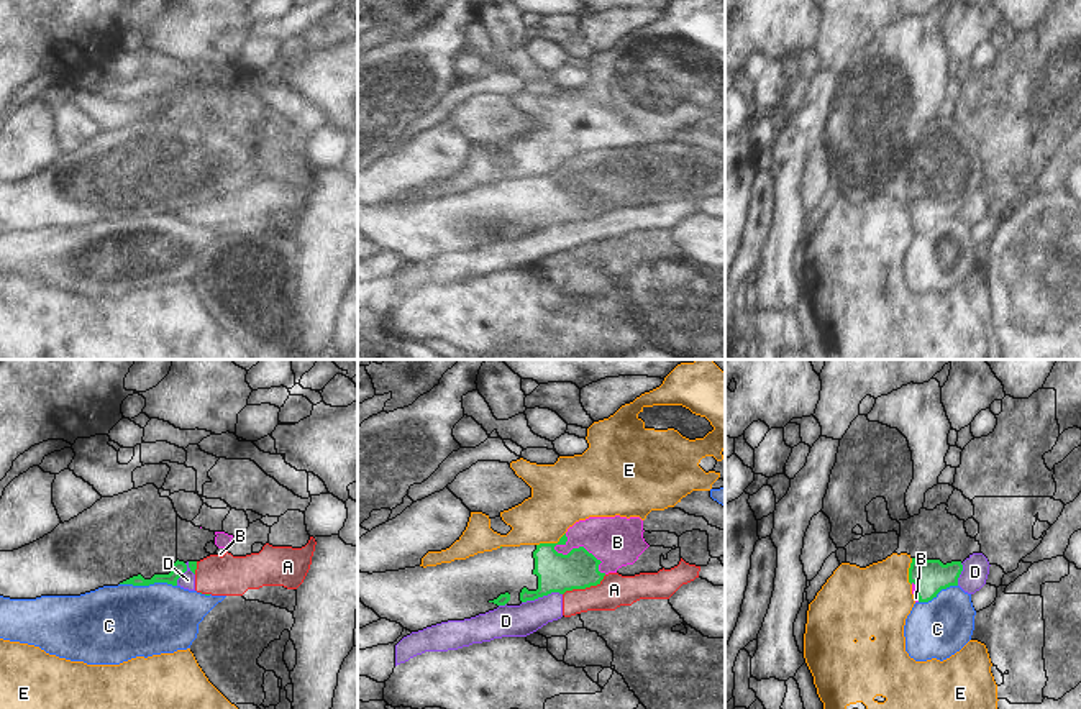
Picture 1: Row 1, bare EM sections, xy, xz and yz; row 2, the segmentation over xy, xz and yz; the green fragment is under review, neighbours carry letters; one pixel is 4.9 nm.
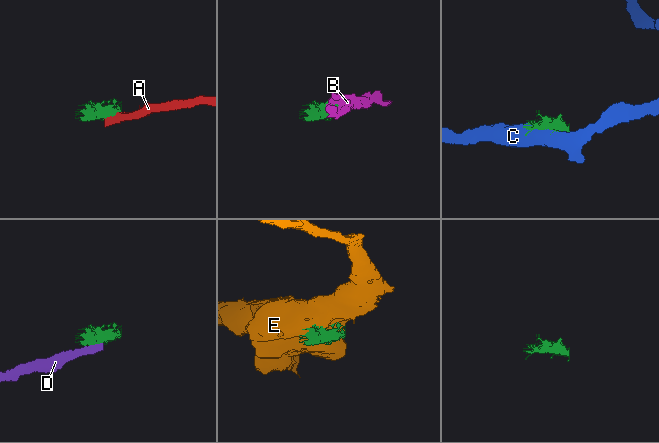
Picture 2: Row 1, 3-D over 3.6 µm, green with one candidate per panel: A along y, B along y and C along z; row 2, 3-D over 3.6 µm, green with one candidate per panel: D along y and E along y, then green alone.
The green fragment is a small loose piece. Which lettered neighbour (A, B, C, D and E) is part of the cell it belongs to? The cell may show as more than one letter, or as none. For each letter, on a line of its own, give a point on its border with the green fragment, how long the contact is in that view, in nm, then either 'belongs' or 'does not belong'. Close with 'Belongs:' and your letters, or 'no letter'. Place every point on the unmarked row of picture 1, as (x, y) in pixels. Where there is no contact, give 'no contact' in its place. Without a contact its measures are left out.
A: meets green in xz at (584, 220); contact 240 nm long; does not belong
B: meets green in xz at (583, 179); contact 300 nm long; belongs
C: meets green in xy at (148, 217); contact 280 nm long; does not belong
D: meets green in xz at (542, 228); contact 200 nm long; does not belong
E: meets green in xz at (551, 176); contact 160 nm long; does not belong
Belongs: B

